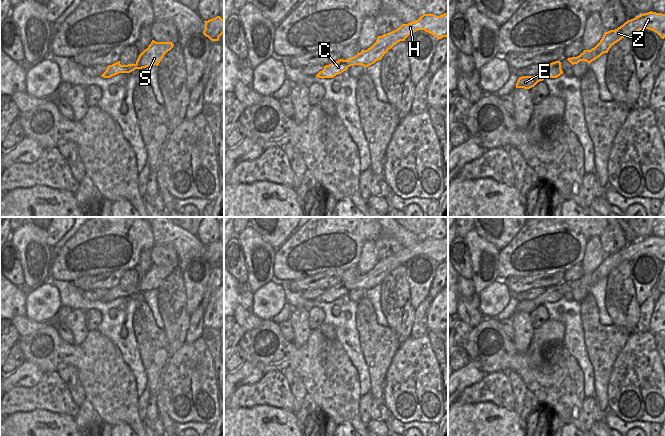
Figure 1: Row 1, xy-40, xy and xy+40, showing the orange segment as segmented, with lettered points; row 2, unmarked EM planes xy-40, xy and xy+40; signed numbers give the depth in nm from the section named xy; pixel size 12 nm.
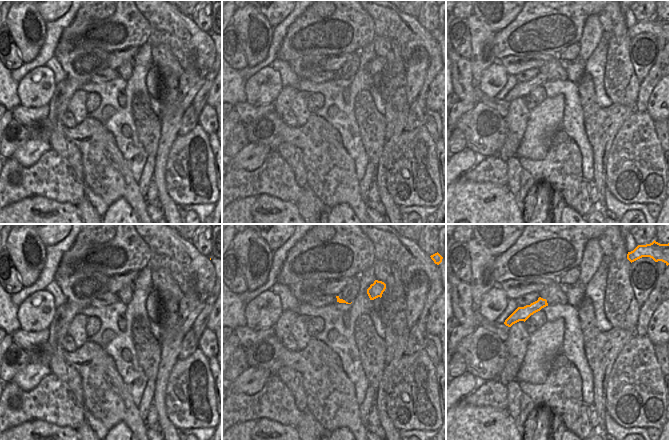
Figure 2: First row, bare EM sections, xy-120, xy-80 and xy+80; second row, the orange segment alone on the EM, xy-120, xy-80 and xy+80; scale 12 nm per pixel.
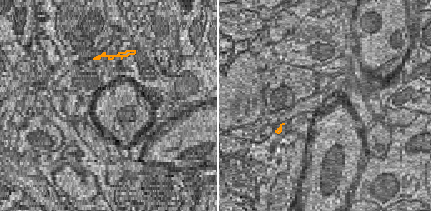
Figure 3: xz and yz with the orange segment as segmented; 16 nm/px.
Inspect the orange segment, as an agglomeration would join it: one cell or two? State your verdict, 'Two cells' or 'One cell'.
One cell

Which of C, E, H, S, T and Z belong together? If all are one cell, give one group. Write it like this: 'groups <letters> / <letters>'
groups C E H S T Z

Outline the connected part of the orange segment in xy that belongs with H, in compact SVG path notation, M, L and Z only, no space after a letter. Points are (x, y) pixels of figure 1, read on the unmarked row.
M448 237L440 240L434 238L424 238L416 245L408 248L402 248L396 254L378 260L376 266L367 274L361 274L360 277L348 284L340 283L329 289L324 290L316 301L333 302L338 298L348 294L350 290L362 289L365 292L381 284L385 277L394 269L405 263L412 257L424 254L434 259L438 264L448 260Z

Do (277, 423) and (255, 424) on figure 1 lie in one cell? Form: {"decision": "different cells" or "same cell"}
{"decision": "same cell"}

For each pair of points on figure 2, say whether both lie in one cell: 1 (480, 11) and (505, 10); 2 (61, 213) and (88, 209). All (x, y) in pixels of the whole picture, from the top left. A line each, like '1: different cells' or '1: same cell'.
1: same cell
2: different cells

